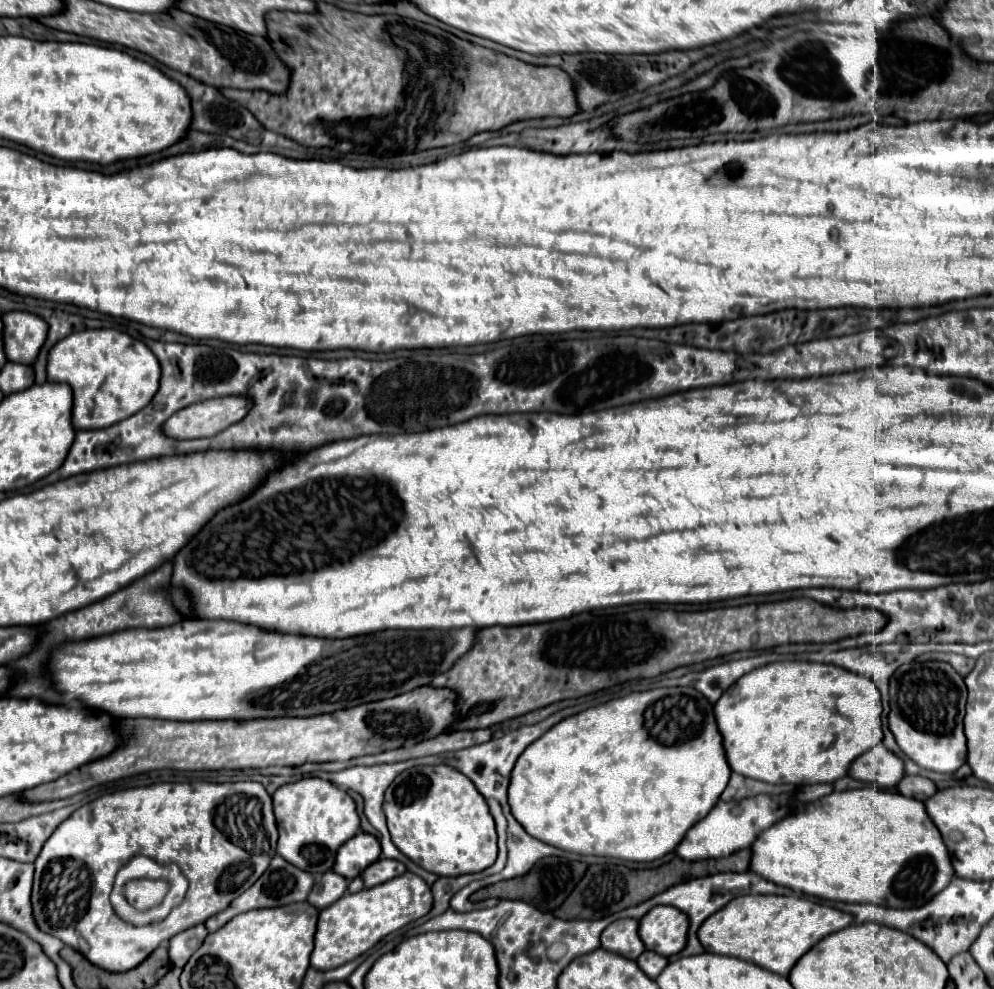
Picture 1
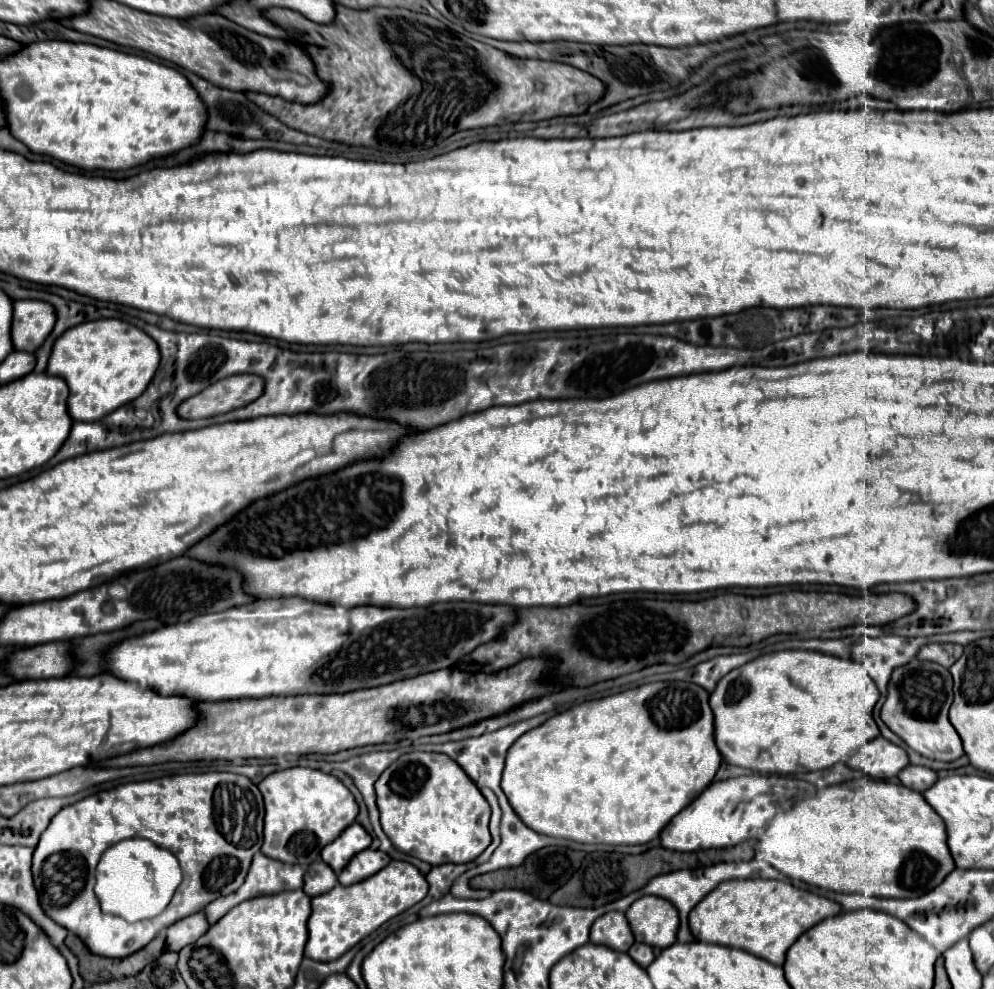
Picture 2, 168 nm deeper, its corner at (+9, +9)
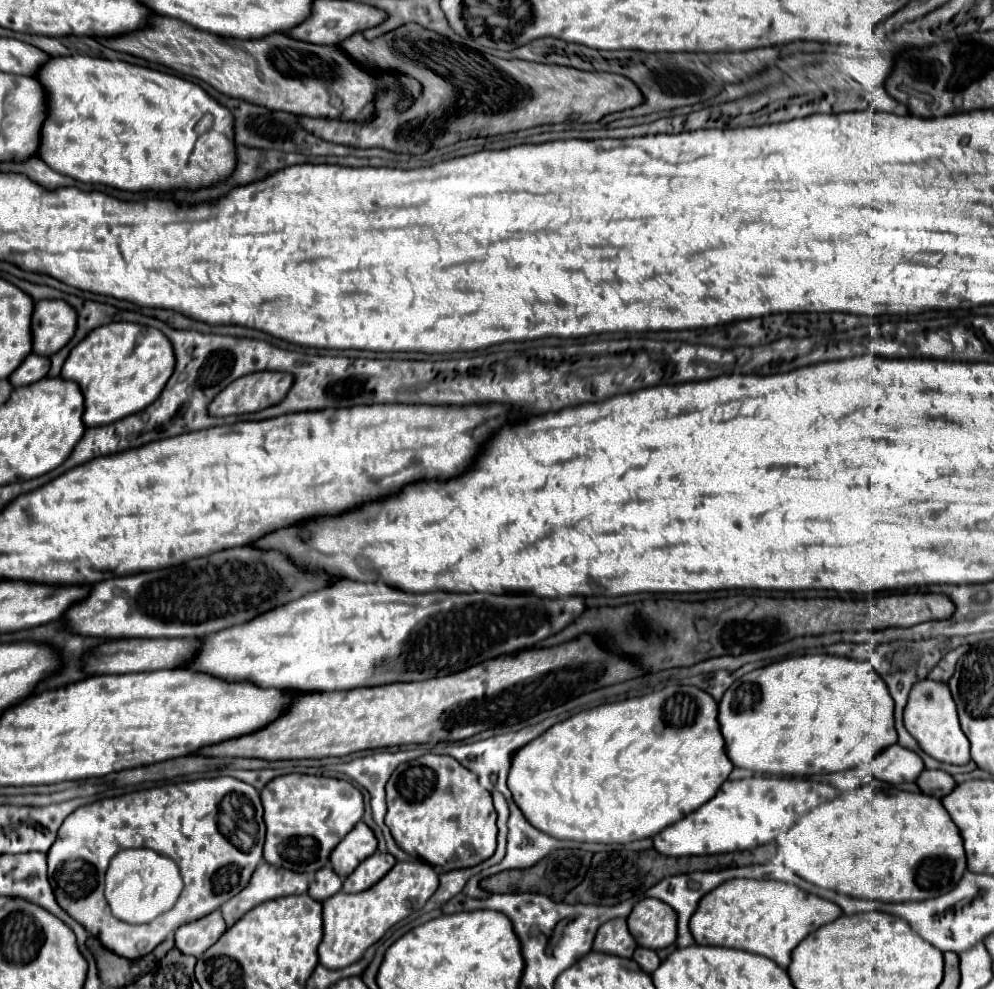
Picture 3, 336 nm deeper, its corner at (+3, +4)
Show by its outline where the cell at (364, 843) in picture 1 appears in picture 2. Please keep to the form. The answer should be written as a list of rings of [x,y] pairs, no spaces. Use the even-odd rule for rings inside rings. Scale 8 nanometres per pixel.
[[[355,822],[321,852],[321,858],[339,874],[355,854],[367,850],[369,846],[371,846],[371,836],[361,824]]]

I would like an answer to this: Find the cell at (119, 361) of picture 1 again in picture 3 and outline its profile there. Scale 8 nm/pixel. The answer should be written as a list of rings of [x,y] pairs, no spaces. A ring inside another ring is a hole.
[[[119,321],[93,329],[79,345],[75,345],[63,365],[61,377],[77,381],[85,397],[83,421],[87,427],[97,427],[151,405],[161,395],[173,369],[173,345],[159,329]]]

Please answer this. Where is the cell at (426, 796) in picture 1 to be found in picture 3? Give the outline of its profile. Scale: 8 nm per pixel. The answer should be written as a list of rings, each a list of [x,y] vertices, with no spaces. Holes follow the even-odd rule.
[[[423,755],[399,765],[387,781],[387,815],[385,825],[391,829],[397,845],[409,855],[419,855],[423,861],[439,867],[441,873],[475,867],[495,853],[497,845],[497,813],[491,803],[491,793],[483,789],[469,769],[459,765],[449,755]]]

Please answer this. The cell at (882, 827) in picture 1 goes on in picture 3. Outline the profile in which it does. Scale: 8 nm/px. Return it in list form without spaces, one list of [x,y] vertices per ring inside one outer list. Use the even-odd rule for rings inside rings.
[[[871,785],[847,791],[799,819],[781,847],[783,865],[801,879],[849,897],[877,901],[925,901],[951,891],[967,869],[963,839],[941,799],[925,793],[875,789]]]

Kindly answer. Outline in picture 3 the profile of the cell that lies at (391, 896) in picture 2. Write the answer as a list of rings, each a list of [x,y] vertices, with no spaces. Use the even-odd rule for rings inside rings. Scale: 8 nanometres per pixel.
[[[403,861],[397,863],[387,873],[387,877],[363,893],[335,893],[335,897],[323,901],[323,941],[319,945],[319,963],[327,969],[343,969],[353,965],[363,957],[367,947],[385,935],[387,929],[391,929],[397,921],[405,919],[413,911],[421,909],[437,891],[437,887],[439,877],[431,865]]]

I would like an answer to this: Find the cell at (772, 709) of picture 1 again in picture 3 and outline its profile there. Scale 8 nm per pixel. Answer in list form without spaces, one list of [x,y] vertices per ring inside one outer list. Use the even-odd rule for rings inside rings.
[[[803,655],[803,657],[789,657],[777,663],[771,663],[767,667],[755,669],[747,675],[743,675],[739,681],[735,681],[719,701],[719,723],[721,723],[721,733],[727,743],[727,755],[731,757],[735,767],[751,769],[757,773],[769,773],[769,775],[785,775],[785,777],[809,777],[809,775],[829,775],[837,771],[847,771],[853,767],[869,765],[871,759],[887,749],[889,745],[897,743],[897,731],[895,731],[895,719],[893,719],[893,707],[895,701],[885,685],[885,681],[877,675],[877,671],[871,667],[869,661],[855,661],[847,657],[837,657],[837,655]]]

